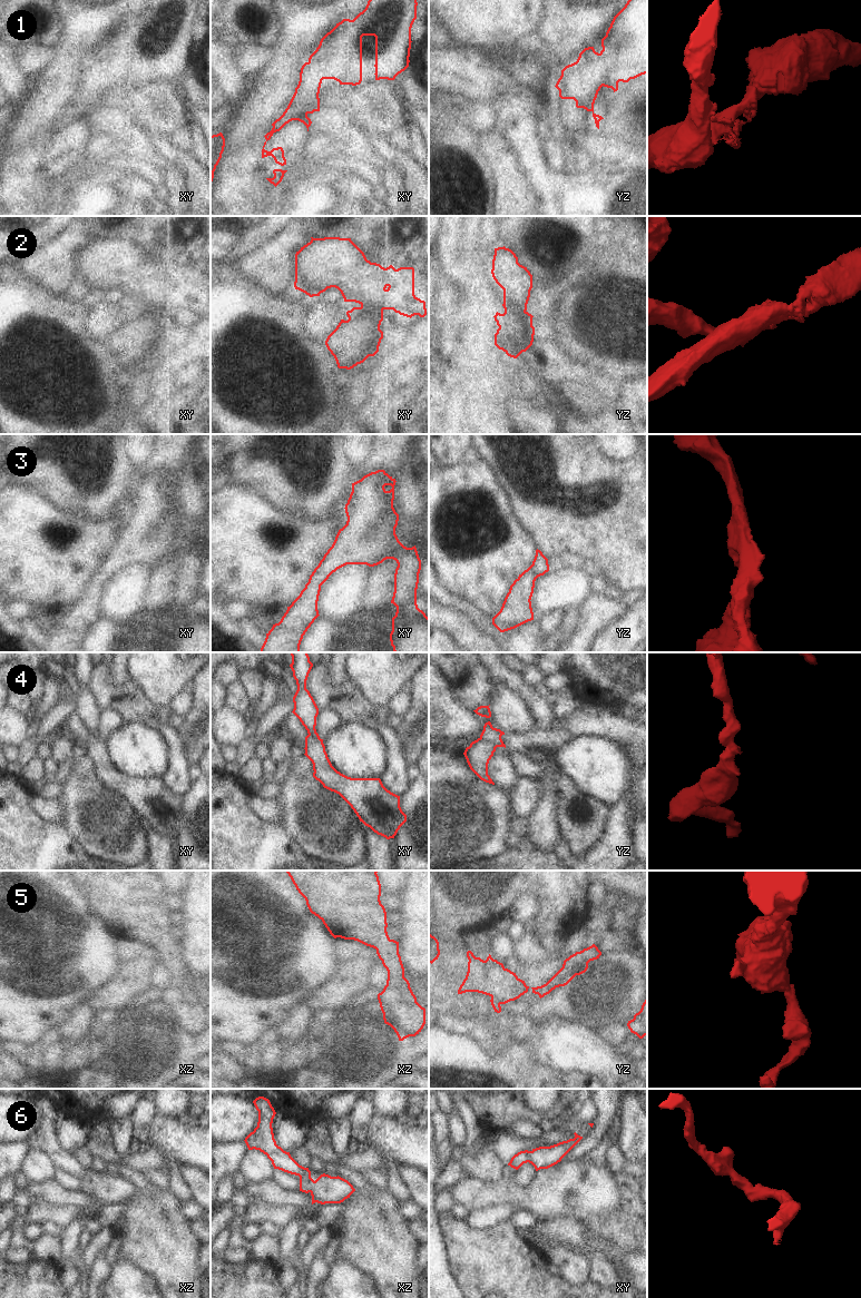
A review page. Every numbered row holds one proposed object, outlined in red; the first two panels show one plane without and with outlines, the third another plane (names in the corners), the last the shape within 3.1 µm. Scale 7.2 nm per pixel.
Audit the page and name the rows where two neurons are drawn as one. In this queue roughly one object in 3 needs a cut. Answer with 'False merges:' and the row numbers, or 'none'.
False merges: 2, 4

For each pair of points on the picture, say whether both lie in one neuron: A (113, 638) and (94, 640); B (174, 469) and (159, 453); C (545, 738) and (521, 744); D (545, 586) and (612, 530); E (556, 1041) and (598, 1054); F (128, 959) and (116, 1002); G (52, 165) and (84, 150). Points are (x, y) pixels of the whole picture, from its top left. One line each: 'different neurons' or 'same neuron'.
A: same neuron
B: same neuron
C: same neuron
D: different neurons
E: same neuron
F: same neuron
G: same neuron

